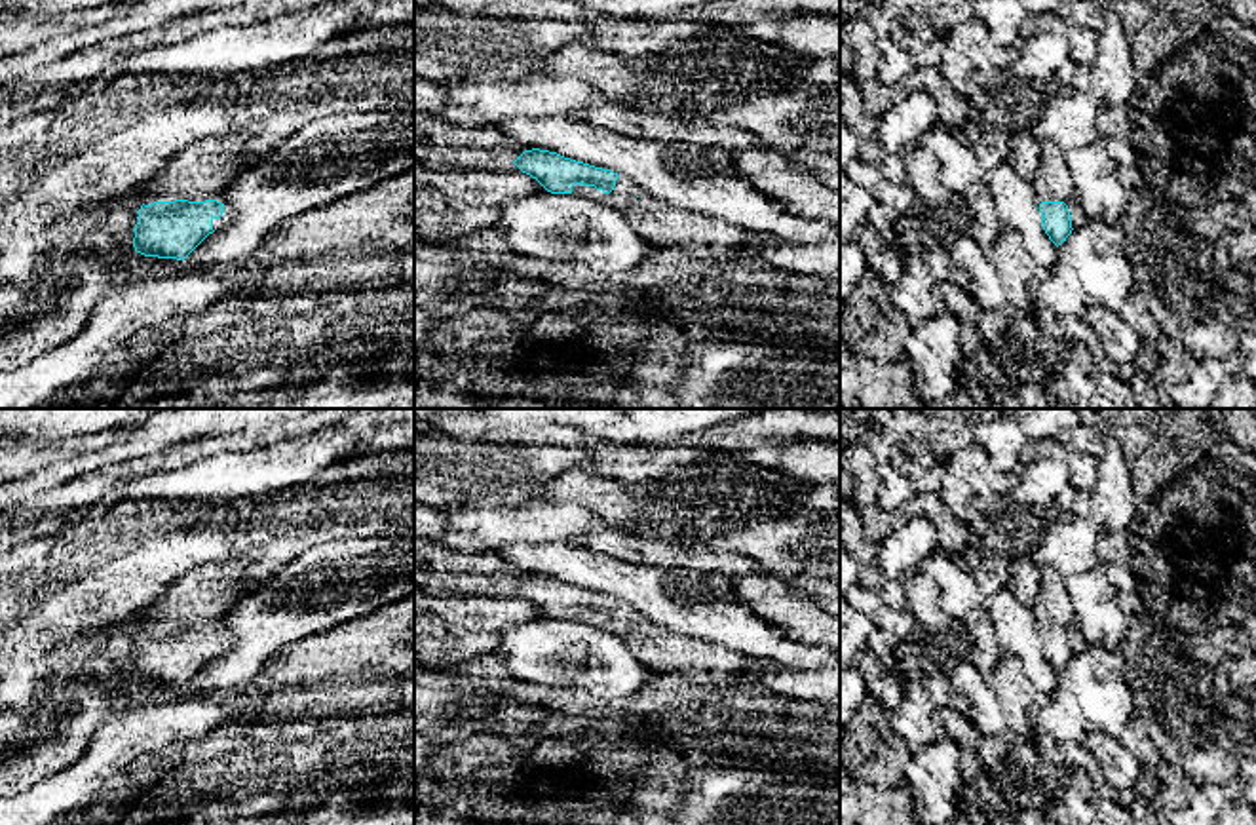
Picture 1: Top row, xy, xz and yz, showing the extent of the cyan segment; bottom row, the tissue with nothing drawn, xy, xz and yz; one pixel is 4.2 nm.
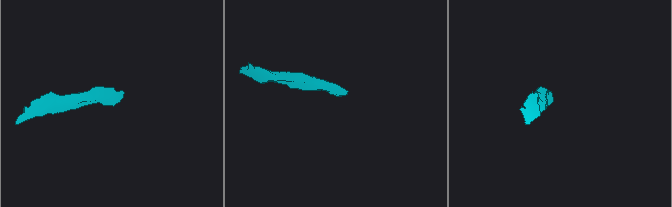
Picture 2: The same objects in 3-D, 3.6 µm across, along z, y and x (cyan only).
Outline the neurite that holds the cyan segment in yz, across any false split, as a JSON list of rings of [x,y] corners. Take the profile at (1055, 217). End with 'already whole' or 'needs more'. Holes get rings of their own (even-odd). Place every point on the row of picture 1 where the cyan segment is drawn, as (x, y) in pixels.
[[[1055,141],[1041,143],[1041,165],[1032,186],[1039,201],[1043,230],[1058,247],[1074,228],[1085,222],[1085,215],[1066,167],[1064,150]]]; needs more

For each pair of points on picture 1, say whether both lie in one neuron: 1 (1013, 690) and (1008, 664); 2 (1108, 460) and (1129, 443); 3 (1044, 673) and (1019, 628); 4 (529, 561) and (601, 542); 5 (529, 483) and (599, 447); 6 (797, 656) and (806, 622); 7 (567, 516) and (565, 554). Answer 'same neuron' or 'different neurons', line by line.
1: same neuron
2: different neurons
3: same neuron
4: different neurons
5: different neurons
6: different neurons
7: different neurons

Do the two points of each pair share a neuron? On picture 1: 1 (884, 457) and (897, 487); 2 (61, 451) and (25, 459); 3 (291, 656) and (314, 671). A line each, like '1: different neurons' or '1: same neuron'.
1: same neuron
2: same neuron
3: same neuron

